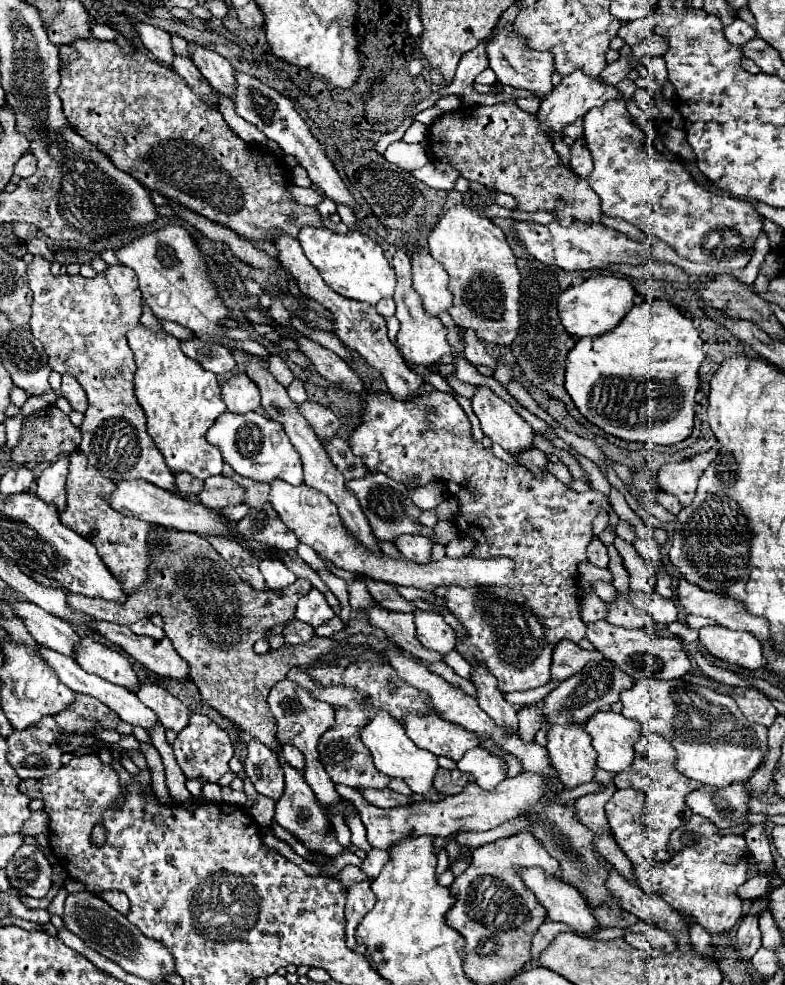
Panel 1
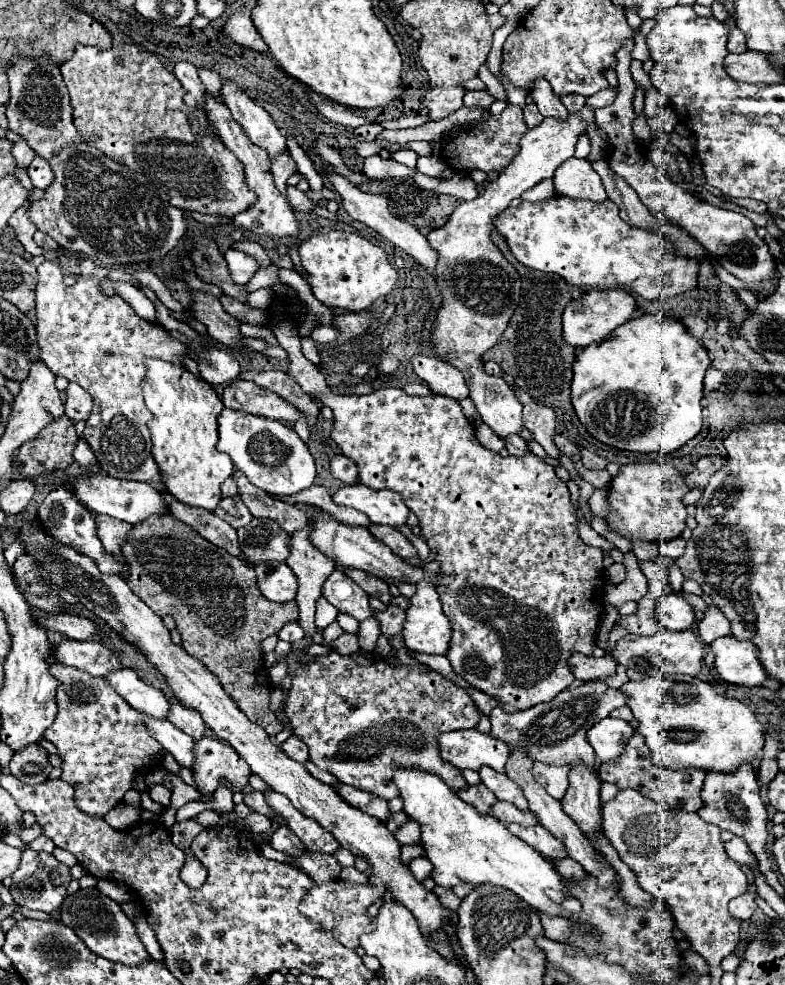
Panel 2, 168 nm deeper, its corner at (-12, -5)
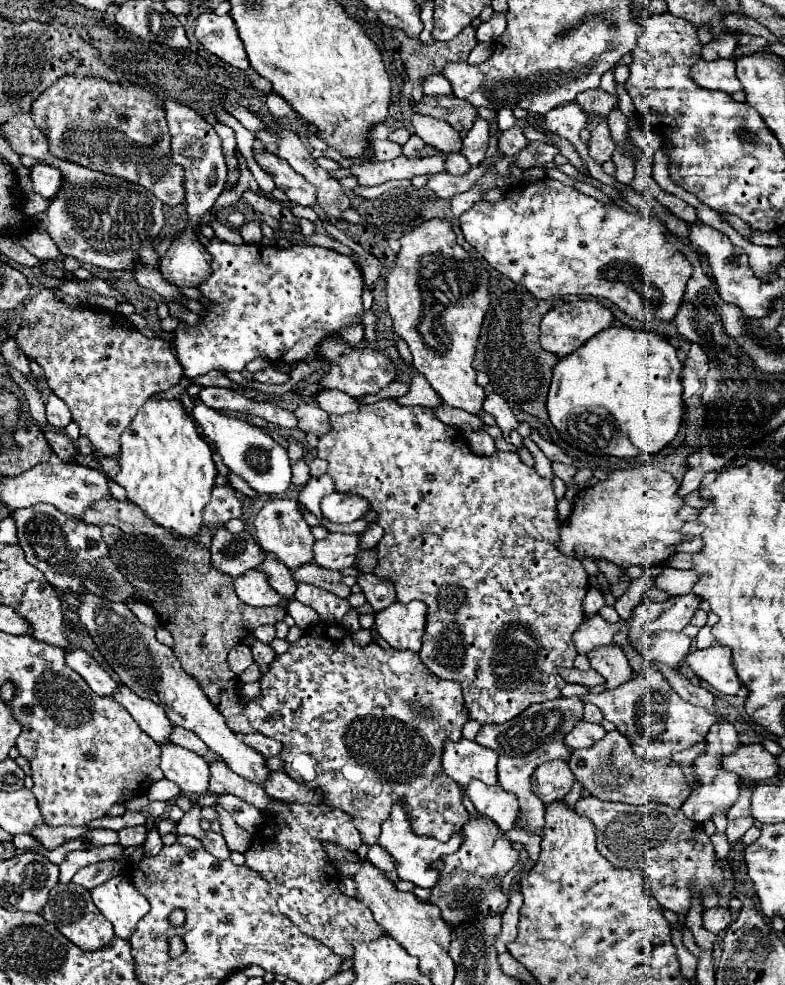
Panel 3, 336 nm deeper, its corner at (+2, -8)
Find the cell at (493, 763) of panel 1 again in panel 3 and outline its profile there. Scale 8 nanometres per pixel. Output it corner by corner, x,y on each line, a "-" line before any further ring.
472,780
468,786
468,796
474,808
496,822
496,826
504,832
516,828
516,814
518,814
518,800
514,794
502,790
500,784
486,786
482,780

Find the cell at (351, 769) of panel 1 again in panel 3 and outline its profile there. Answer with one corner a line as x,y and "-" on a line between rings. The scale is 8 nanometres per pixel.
318,622
316,626
312,626
310,630
304,632
304,636
294,642
286,654
280,654
278,658
274,658
274,662
270,664
270,668
262,674
260,678
260,686
262,686
262,696
254,702
246,704
246,718
250,720
250,724
266,734
272,736
274,740
282,742
284,750
280,754
280,758
284,760
284,768
286,774
290,778
296,778
296,782
306,784
306,786
316,786
316,790
320,790
324,794
324,798
328,798
328,802
332,802
332,806
352,814
354,818
358,818
358,830
364,838
364,842
368,844
376,844
378,836
380,836
380,824
388,818
392,802
398,802
400,798
408,800
408,812
412,814
412,828
416,830
416,834
424,834
424,836
434,836
440,838
442,842
450,838
452,830
462,830
462,826
466,824
466,820
470,818
464,804
462,804
462,790
456,782
452,782
452,778
448,778
440,766
440,754
444,748
446,740
460,740
462,738
462,726
468,722
468,710
464,706
464,698
462,698
462,690
456,682
448,682
442,678
436,678
436,674
432,674
422,662
418,652
404,652
404,650
382,650
378,644
368,644
364,648
356,646
352,642
352,634
340,626
340,624
324,624

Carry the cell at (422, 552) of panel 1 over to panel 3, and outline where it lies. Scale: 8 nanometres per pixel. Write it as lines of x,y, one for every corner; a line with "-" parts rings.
328,534
324,540
316,540
316,564
330,570
344,570
358,562
362,534

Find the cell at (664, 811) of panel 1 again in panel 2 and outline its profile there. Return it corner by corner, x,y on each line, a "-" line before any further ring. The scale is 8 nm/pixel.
634,731
634,735
626,741
622,759
614,759
614,763
600,763
598,777
600,777
600,781
614,783
618,789
630,787
642,795
648,795
652,801
666,803
670,807
676,807
678,811
692,813
692,811
698,811
702,807
700,791
702,791
702,783
704,783
706,773
704,771
670,771
670,769
658,767
652,761
650,749
646,749
644,739
638,731

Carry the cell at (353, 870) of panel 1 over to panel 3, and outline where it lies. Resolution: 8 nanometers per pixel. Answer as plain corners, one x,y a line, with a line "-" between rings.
222,760
210,762
210,794
234,794
248,804
260,808
268,814
266,826
256,834
252,846
248,848
246,866
258,870
270,884
270,888
280,894
278,908
290,918
304,934
316,938
318,942
332,948
338,956
352,956
352,942
356,940
376,940
384,934
384,928
372,918
372,912
356,898
340,892
336,880
336,868
330,864
322,842
334,842
342,848
358,848
362,836
354,826
350,814
342,810
320,810
318,806
296,806
280,800
268,798
260,786
252,786
246,778
234,774

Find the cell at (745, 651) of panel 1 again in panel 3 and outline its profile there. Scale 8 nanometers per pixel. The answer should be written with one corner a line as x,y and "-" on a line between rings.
716,644
704,650
694,650
688,654
686,662
714,690
722,694
738,694
742,682
734,670
732,650
728,646

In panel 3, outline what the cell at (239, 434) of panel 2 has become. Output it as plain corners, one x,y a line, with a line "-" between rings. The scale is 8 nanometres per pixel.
198,402
192,410
194,420
200,424
202,434
216,446
216,454
222,458
222,462
240,476
250,488
254,488
260,494
282,494
290,486
290,458
288,450
280,446
270,434
266,434
260,426
250,424
242,418
226,416
218,410
212,410

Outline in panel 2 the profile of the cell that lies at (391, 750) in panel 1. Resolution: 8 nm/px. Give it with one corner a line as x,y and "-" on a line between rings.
400,769
394,773
394,783
400,789
400,797
404,801
402,811
410,821
420,825
420,845
424,849
424,857
432,863
430,877
436,885
454,887
460,883
490,883
494,887
514,891
514,895
518,895
532,907
556,917
562,915
562,909
572,913
578,913
582,909
580,901
572,895
566,895
562,905
550,901
544,889
552,887
564,891
562,877
556,873
554,865
546,861
538,851
534,851
534,847
514,837
502,823
498,823
498,819
488,815
482,817
474,807
470,807
454,791
450,791
450,787
438,775

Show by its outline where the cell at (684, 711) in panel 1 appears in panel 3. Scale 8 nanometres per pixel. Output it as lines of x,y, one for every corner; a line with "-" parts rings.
644,668
638,672
636,678
630,682
614,688
604,690
600,694
586,694
581,696
585,703
596,704
608,722
616,726
620,734
624,734
632,746
632,750
642,758
672,758
676,752
688,750
704,740
714,724
720,724
720,716
708,712
702,706
694,706
682,700
672,686
668,684
666,676
654,668

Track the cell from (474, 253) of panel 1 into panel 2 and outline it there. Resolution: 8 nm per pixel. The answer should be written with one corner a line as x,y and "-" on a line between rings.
584,107
578,115
570,115
566,121
544,119
538,127
530,129
522,137
518,155
494,181
484,187
484,191
474,201
460,203
444,227
432,229
426,235
430,245
438,251
434,281
442,299
440,309
434,315
430,345
446,363
464,375
470,389
470,399
478,403
482,421
498,437
520,433
522,403
516,399
514,391
502,377
484,372
482,355
500,339
520,301
520,275
492,243
492,221
510,205
514,197
520,197
526,189
534,187
542,179
552,177
556,167
574,155
578,135
584,133
588,121
592,119
594,111
590,107

